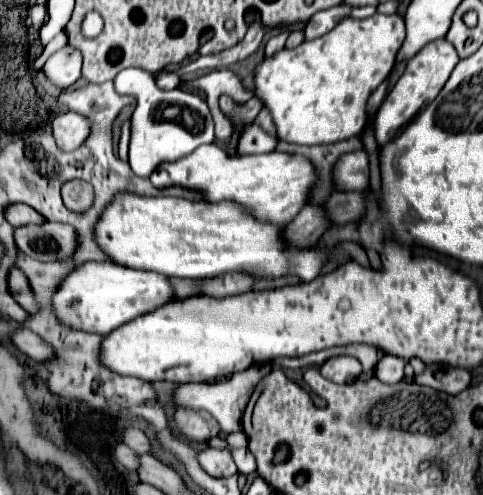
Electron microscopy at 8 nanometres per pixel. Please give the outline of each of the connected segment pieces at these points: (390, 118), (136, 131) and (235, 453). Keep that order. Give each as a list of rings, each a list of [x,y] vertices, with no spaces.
[[[441,38],[441,40],[425,44],[407,62],[407,68],[405,68],[403,76],[397,80],[397,84],[393,86],[393,90],[387,96],[385,104],[375,114],[375,136],[377,136],[377,144],[379,146],[391,142],[401,132],[401,126],[409,124],[417,116],[417,112],[423,106],[427,106],[427,102],[433,102],[437,98],[437,94],[441,92],[441,88],[449,80],[449,76],[451,76],[451,72],[457,66],[459,60],[461,58],[457,58],[457,50],[453,48],[453,44],[447,44],[447,40]]]
[[[175,88],[175,90],[161,90],[159,94],[155,94],[155,98],[151,98],[151,102],[153,100],[155,106],[151,106],[149,110],[149,100],[145,104],[145,98],[137,98],[137,106],[131,116],[129,166],[137,176],[143,178],[149,178],[159,164],[179,160],[189,152],[197,150],[199,146],[215,140],[211,112],[205,100],[199,98],[197,94]]]
[[[229,448],[229,452],[231,452],[231,456],[233,456],[235,464],[237,464],[237,470],[241,474],[247,476],[247,474],[257,470],[257,460],[255,460],[255,456],[251,452],[247,452],[243,448]]]

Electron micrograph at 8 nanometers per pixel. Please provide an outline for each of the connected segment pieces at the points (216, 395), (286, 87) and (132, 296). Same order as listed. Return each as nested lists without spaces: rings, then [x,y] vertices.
[[[263,364],[263,366],[247,368],[245,372],[237,372],[231,378],[221,380],[221,382],[187,382],[187,384],[179,384],[171,392],[171,400],[173,400],[175,408],[207,410],[221,424],[223,432],[231,434],[231,432],[241,430],[241,416],[243,416],[243,410],[245,410],[245,406],[251,398],[251,392],[259,384],[259,380],[265,378],[269,372],[271,372],[271,364]]]
[[[375,14],[365,20],[345,18],[321,38],[263,58],[253,76],[255,96],[269,108],[277,138],[315,146],[359,136],[367,126],[367,98],[391,74],[403,40],[405,22],[399,14]]]
[[[85,262],[61,280],[51,304],[61,324],[81,332],[97,332],[99,336],[105,336],[121,324],[131,322],[169,300],[171,286],[161,274],[133,270],[115,262]]]

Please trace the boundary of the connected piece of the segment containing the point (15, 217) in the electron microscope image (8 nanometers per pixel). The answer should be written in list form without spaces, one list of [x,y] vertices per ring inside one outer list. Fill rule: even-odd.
[[[13,204],[5,208],[5,220],[11,226],[25,226],[25,224],[41,224],[43,216],[39,212],[35,212],[33,208],[29,208],[27,204]]]

